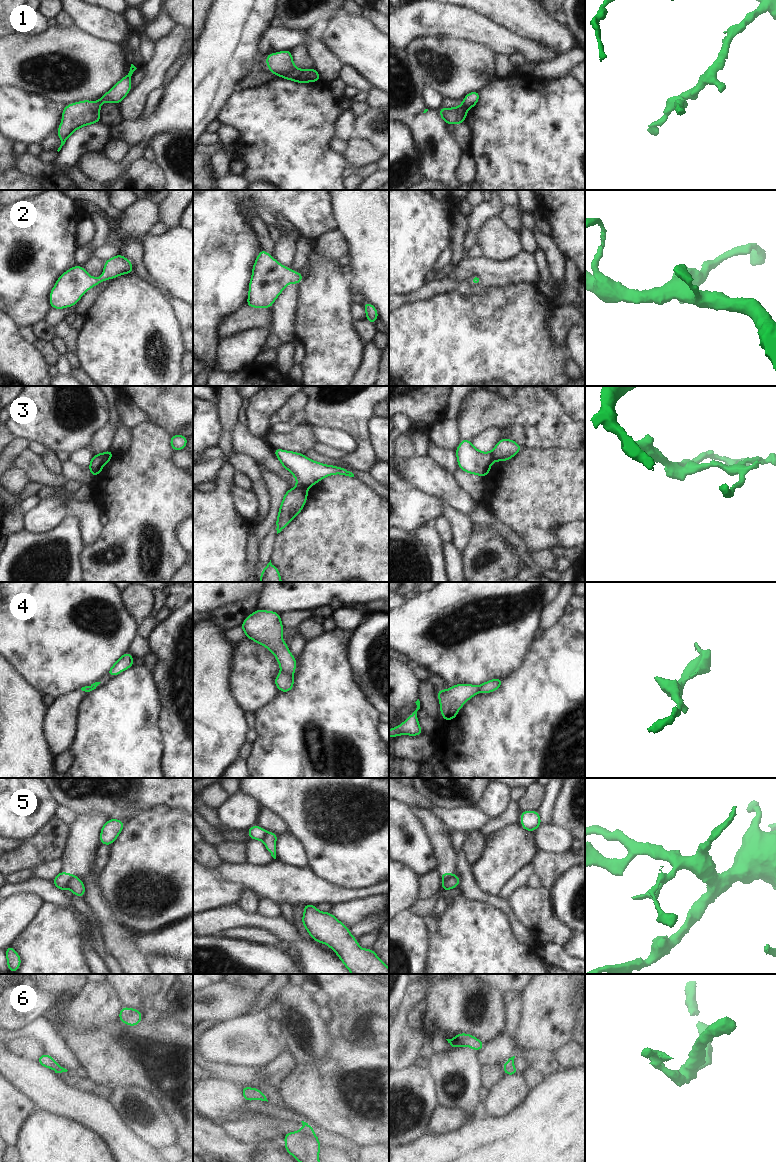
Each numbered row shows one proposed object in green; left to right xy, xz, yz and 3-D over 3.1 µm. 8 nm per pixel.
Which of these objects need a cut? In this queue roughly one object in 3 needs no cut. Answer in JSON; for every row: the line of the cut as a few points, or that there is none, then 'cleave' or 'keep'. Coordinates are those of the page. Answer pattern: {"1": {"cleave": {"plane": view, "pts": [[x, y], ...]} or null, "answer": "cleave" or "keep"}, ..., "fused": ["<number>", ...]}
{"1": {"cleave": {"plane": "xz", "pts": [[295, 67], [279, 75]]}, "answer": "cleave"}, "2": {"cleave": null, "answer": "keep"}, "3": {"cleave": {"plane": "xz", "pts": [[297, 487], [306, 489]]}, "answer": "cleave"}, "4": {"cleave": null, "answer": "keep"}, "5": {"cleave": {"plane": "xy", "pts": [[76, 876], [68, 881], [66, 887]]}, "answer": "cleave"}, "6": {"cleave": null, "answer": "keep"}, "fused": ["1", "3", "5"]}

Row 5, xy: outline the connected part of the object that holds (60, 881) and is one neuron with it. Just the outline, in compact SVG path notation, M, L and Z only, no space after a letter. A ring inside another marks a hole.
M61 870L60 873L52 880L52 882L56 888L63 891L67 888L68 881L73 879L74 877L77 876L71 873L65 873Z

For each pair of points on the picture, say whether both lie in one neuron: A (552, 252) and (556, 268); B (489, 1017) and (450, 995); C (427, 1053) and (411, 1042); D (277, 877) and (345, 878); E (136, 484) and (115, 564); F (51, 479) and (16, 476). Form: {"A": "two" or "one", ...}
{"A": "one", "B": "one", "C": "two", "D": "two", "E": "one", "F": "two"}

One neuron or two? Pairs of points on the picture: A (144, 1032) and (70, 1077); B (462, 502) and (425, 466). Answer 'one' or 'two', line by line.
A: two
B: one

